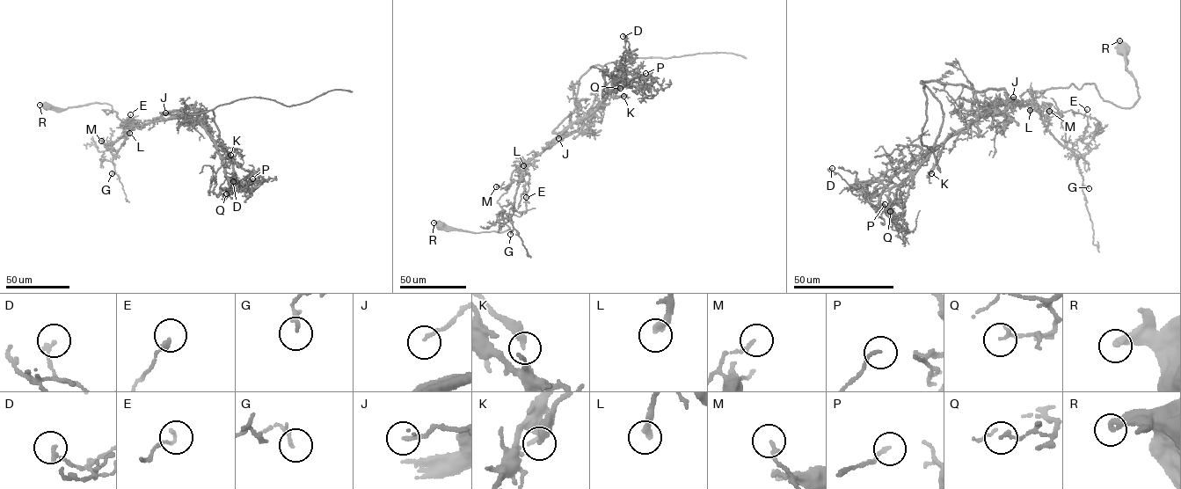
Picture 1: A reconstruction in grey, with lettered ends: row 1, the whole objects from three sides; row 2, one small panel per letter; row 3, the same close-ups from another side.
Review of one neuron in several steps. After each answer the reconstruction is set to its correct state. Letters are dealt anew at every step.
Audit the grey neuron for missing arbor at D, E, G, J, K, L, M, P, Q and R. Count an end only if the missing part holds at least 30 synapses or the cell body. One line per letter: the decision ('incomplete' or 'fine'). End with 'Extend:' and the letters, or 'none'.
D: fine
E: fine
G: fine
J: fine
K: fine
L: fine
M: fine
P: fine
Q: fine
R: fine
Extend: none

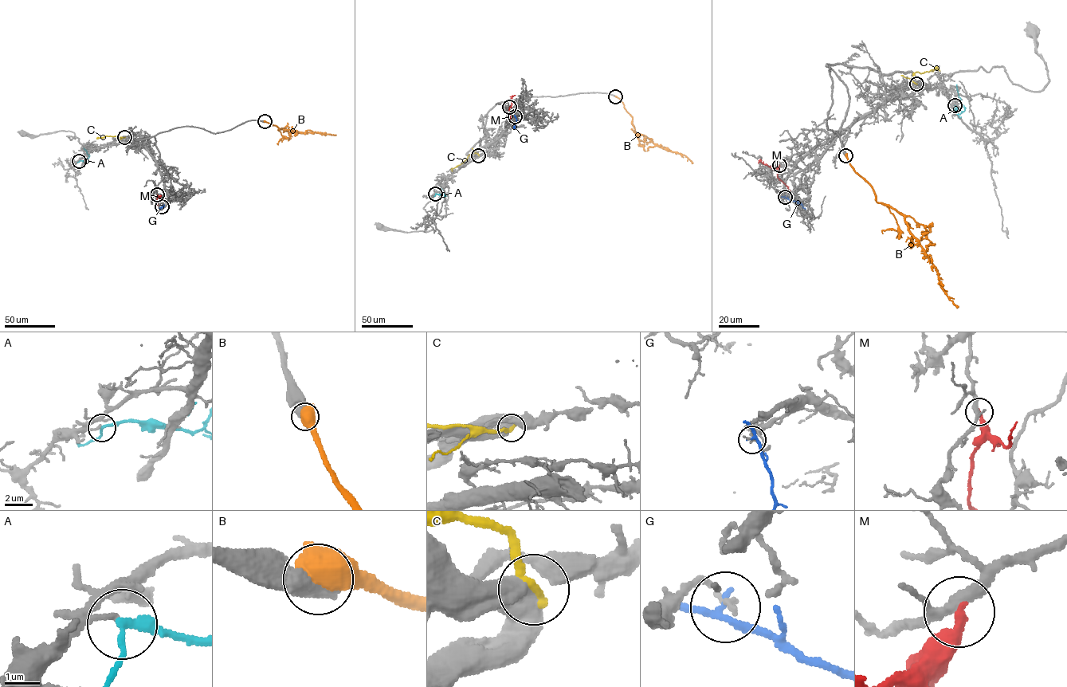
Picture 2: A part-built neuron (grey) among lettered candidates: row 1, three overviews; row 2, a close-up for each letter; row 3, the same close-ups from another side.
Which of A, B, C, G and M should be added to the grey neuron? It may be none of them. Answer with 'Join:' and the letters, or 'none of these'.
Join: none of these

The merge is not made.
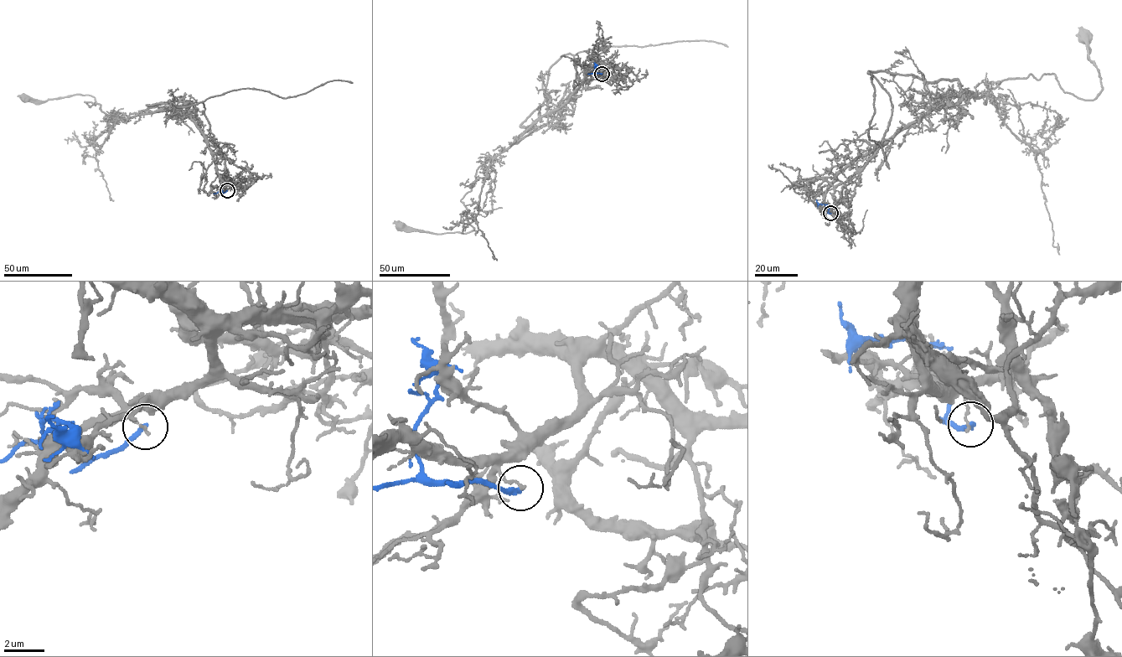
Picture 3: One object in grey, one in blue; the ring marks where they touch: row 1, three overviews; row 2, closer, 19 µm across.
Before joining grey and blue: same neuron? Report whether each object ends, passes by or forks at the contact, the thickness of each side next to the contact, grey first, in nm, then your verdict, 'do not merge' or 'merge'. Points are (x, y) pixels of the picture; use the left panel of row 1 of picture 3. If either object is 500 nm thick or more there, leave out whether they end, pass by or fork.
grey ends; blue ends; calibres 140 and 260 nm; do not merge

